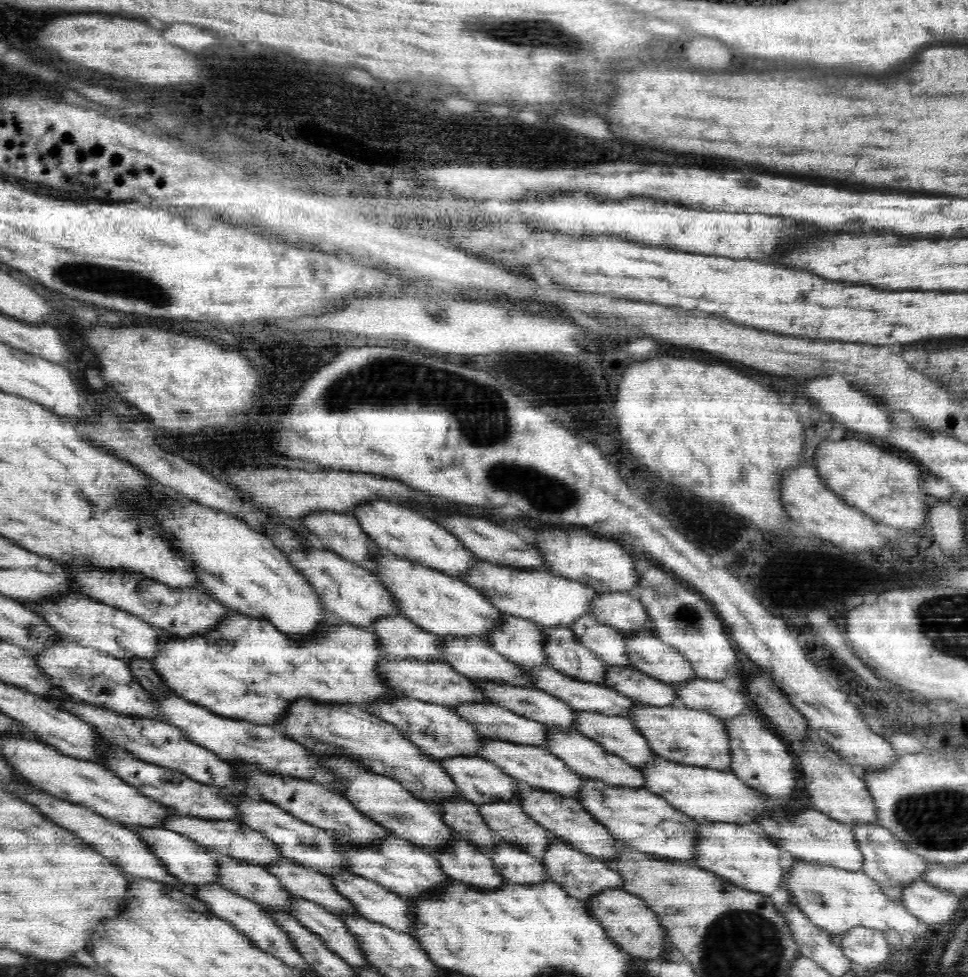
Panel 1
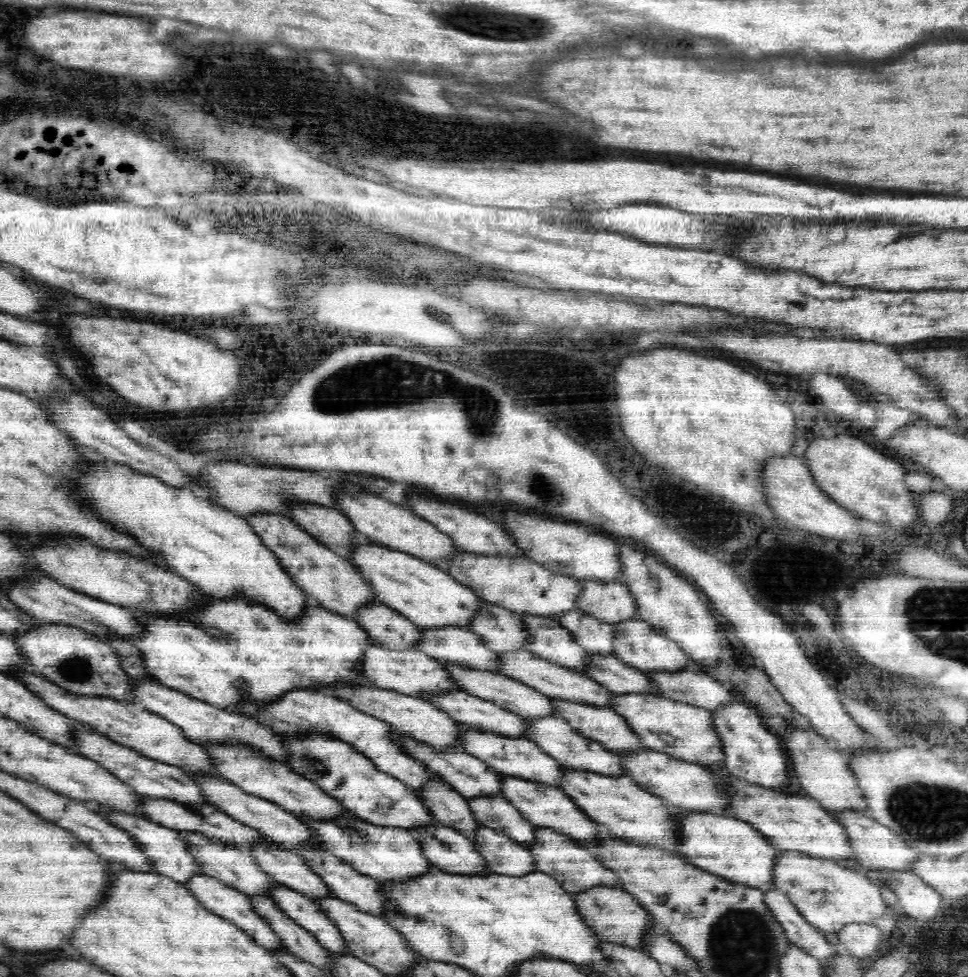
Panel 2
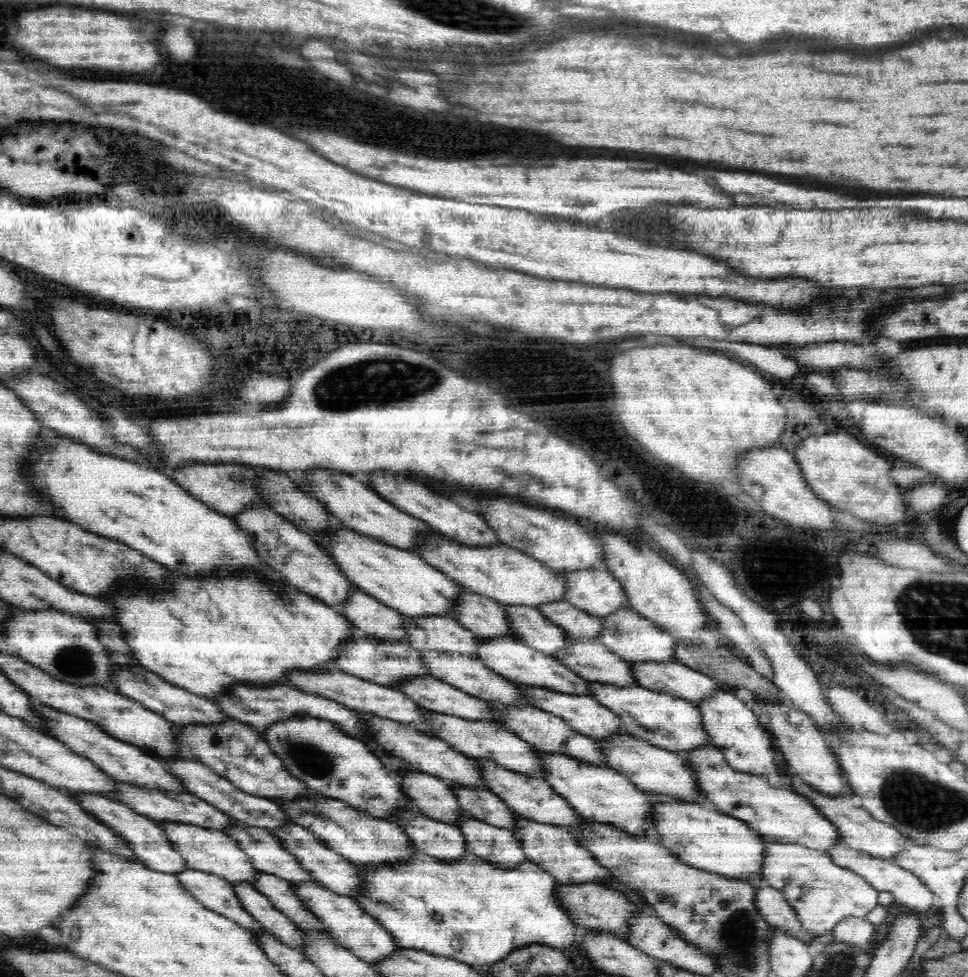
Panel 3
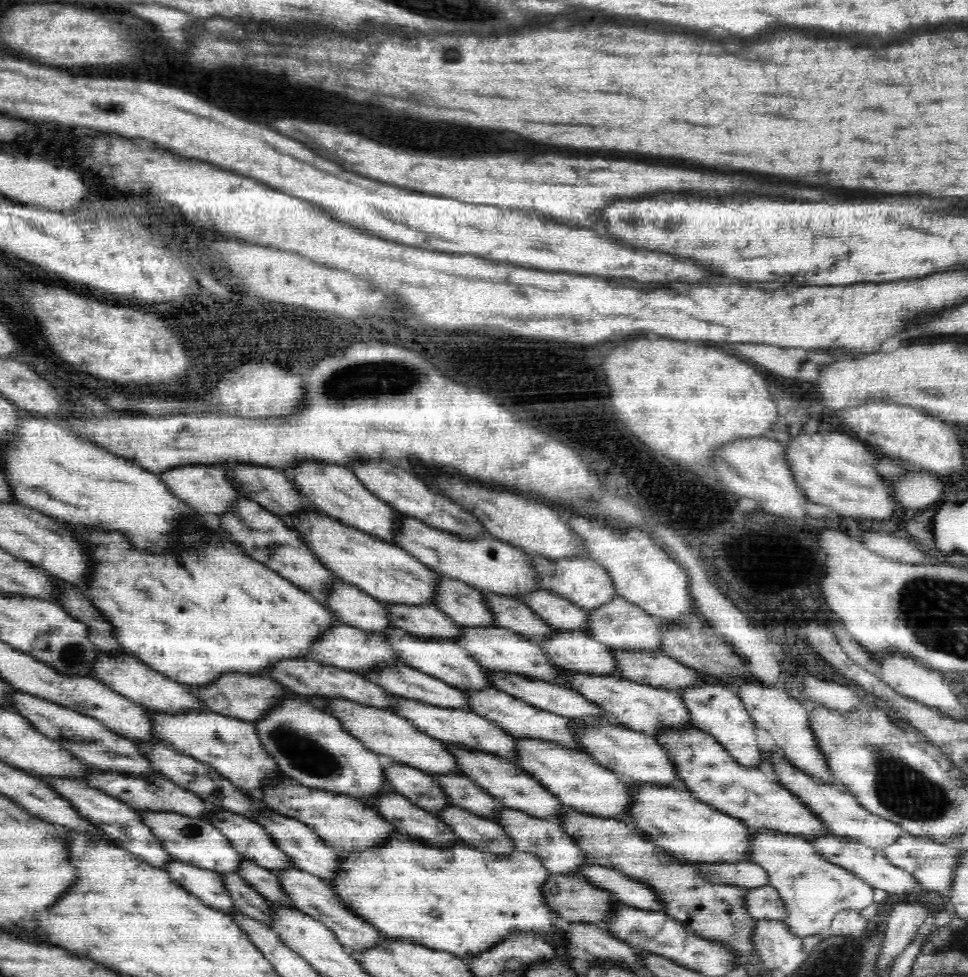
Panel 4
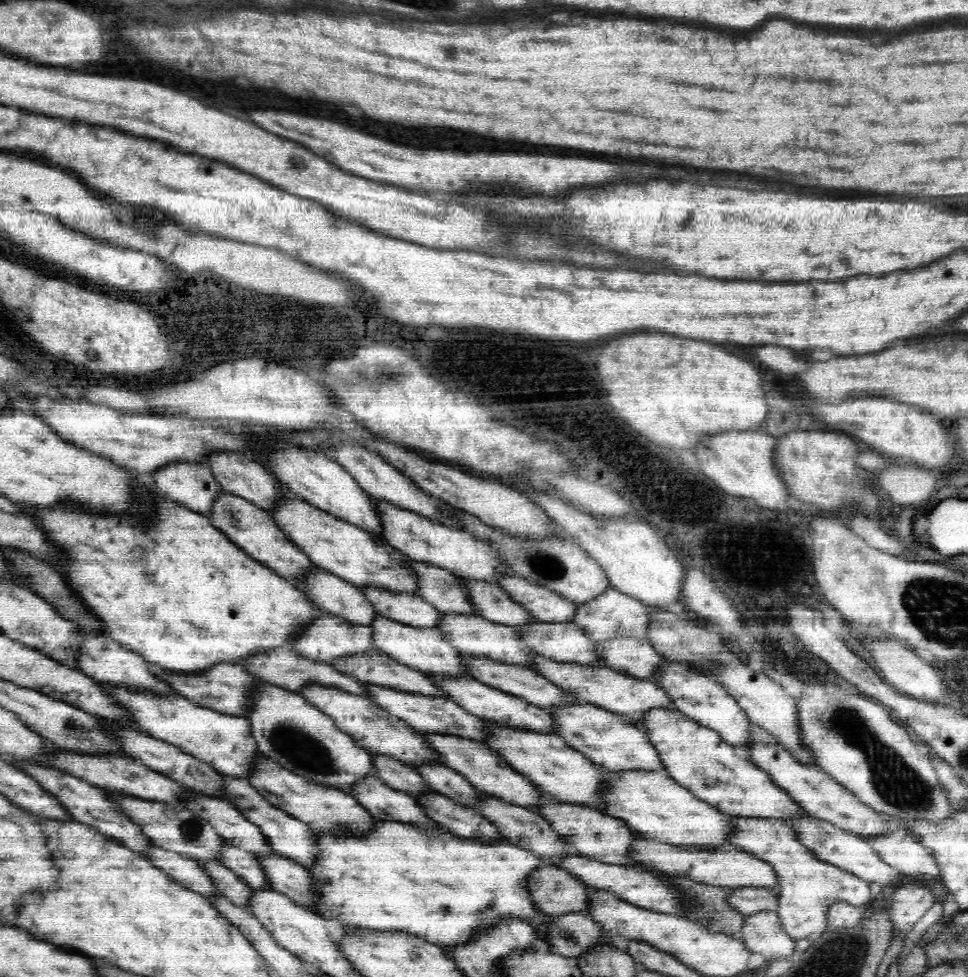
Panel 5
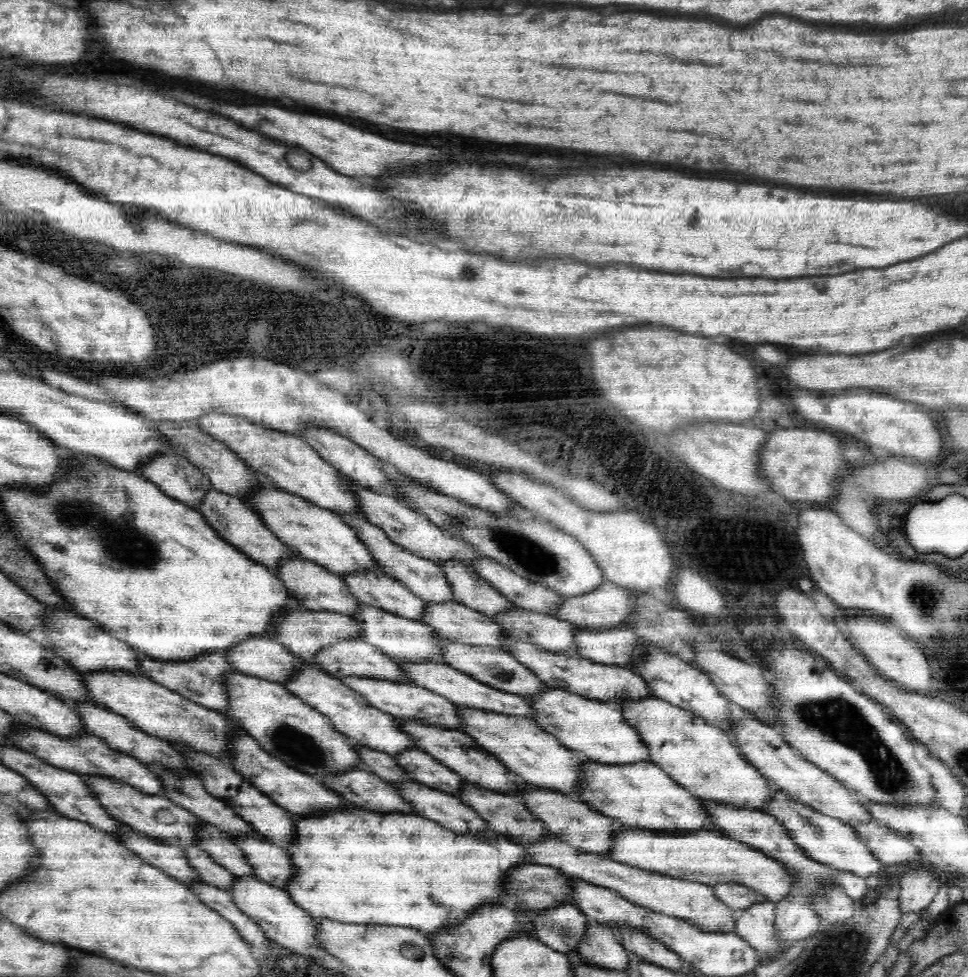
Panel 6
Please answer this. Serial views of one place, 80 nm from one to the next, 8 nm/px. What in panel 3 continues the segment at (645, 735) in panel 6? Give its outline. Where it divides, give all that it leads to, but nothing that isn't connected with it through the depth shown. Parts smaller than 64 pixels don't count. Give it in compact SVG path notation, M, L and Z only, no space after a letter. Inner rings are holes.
M714 744L696 748L683 760L694 769L698 790L703 798L713 802L720 812L746 822L761 835L765 843L799 844L826 853L839 843L838 829L834 823L826 819L824 813L808 797L789 787L772 787L764 776L752 776L734 770L728 766L723 752Z

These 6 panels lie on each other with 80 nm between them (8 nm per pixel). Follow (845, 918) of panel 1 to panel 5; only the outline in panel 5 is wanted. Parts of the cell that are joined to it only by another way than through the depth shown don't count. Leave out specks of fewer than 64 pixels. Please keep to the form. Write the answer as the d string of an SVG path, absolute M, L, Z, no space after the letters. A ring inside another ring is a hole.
M730 816L732 843L749 852L754 858L770 864L779 884L778 910L782 929L794 940L806 939L814 932L827 930L828 910L834 902L862 906L870 900L870 885L854 874L814 857L800 842L790 824L775 818L746 818Z

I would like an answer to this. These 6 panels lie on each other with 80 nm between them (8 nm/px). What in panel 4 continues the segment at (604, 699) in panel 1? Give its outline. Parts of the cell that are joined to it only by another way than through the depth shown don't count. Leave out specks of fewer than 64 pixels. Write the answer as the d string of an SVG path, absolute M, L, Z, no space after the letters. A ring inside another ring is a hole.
M460 626L460 629L462 629L462 636L458 636L459 642L456 645L466 650L471 658L474 658L487 670L521 674L534 680L543 680L568 688L568 677L564 675L564 671L558 665L551 664L538 645L528 641L519 633L498 626L492 626L492 628L465 628L465 626Z

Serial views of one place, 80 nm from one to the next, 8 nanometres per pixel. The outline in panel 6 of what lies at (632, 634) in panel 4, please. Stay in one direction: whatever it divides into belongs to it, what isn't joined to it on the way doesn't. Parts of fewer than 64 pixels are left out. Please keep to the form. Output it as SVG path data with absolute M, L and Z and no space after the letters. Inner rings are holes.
M607 581L590 593L561 600L563 606L555 617L590 630L625 625L638 602L628 591Z

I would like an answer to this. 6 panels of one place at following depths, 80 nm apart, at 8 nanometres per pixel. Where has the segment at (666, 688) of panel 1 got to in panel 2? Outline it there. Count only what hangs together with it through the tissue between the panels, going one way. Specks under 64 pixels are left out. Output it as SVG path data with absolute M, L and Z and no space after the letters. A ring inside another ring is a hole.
M591 654L591 660L584 668L584 676L596 681L615 694L638 694L645 692L661 696L650 683L644 671L634 668L614 655Z

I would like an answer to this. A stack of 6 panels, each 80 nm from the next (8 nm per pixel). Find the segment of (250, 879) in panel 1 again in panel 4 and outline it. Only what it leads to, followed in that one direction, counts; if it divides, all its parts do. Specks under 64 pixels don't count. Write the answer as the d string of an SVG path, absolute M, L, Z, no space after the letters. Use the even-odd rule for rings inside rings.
M142 810L138 815L152 829L152 833L162 843L162 847L166 848L174 858L189 862L198 868L213 870L219 875L238 873L242 854L236 851L234 846L231 846L230 840L210 822L201 818L188 818L185 814L157 810Z

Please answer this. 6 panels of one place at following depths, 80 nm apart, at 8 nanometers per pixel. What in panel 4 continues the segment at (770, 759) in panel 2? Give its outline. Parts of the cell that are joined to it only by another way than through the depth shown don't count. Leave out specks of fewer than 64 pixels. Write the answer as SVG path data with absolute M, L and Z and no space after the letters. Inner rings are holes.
M704 681L698 682L696 686L682 690L680 697L682 702L686 703L694 727L712 735L718 744L725 746L734 762L750 768L758 768L763 763L763 751L758 745L755 722L742 703L742 699L729 687L721 683L710 685Z

